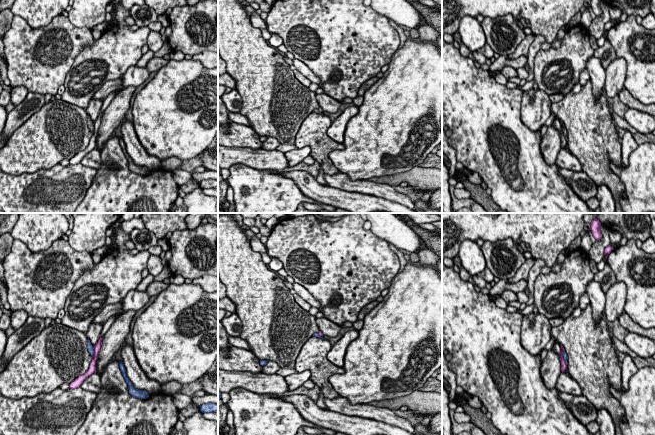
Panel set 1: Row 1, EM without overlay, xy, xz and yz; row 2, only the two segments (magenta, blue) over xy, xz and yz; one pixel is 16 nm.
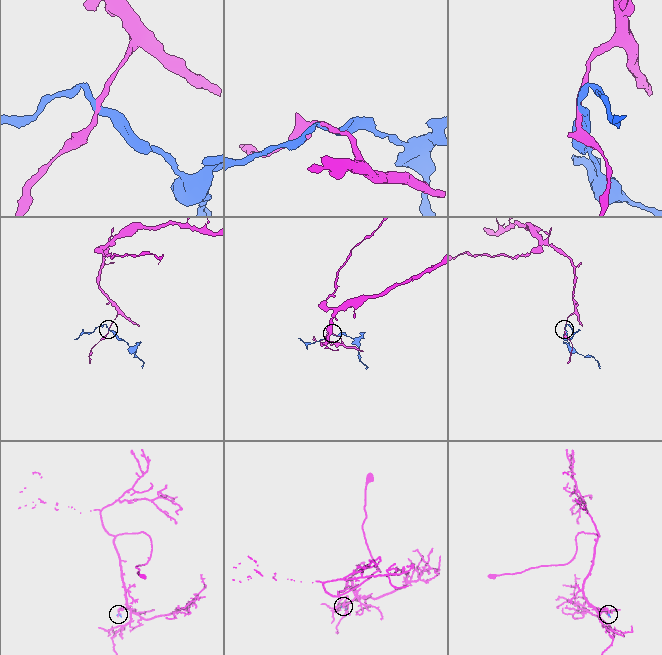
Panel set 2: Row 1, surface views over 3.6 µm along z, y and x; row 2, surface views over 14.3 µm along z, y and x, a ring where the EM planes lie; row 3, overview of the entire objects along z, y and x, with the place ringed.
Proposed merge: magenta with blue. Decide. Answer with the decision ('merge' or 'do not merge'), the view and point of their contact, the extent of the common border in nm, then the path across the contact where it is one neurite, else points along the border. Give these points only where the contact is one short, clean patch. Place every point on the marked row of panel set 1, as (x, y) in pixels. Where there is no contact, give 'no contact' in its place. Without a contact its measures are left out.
do not merge; meets magenta in xy at (94, 352); contact 190 nm long; border along xy (94, 346), (93, 357)

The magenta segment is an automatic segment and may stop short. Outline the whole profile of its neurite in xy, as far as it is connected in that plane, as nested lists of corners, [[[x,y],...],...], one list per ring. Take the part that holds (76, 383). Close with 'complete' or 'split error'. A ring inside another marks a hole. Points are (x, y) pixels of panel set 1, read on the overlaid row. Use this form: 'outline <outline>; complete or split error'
outline [[[100,338],[98,340],[98,342],[96,343],[96,345],[94,346],[94,357],[90,363],[89,369],[88,371],[82,375],[79,376],[78,378],[76,378],[75,380],[73,380],[70,384],[69,384],[69,388],[71,389],[75,389],[81,386],[81,384],[83,383],[83,381],[88,378],[90,375],[92,375],[93,373],[95,373],[96,371],[96,361],[98,359],[98,354],[102,345],[102,338]]]; complete

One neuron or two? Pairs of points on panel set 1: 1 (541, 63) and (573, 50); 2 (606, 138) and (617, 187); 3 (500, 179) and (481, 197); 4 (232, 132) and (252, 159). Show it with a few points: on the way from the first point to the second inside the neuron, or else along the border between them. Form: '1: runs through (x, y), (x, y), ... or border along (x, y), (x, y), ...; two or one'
1: runs through (549, 57), (565, 56); one
2: runs through (604, 150), (604, 173), (606, 175); one
3: border along (490, 195), (495, 202); two
4: border along (228, 146), (260, 149); two

